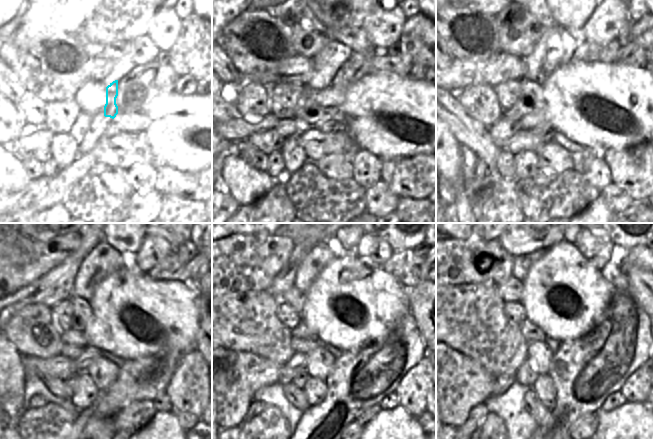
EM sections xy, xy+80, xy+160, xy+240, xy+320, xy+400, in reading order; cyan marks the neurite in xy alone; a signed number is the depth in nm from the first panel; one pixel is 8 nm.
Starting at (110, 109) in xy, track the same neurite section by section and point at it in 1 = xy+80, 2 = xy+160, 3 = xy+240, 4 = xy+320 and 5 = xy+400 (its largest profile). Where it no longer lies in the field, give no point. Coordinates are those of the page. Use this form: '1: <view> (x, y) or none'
1: xy+80 (358, 65)
2: xy+160 (589, 52)
3: xy+240 (172, 268)
4: xy+320 (410, 269)
5: xy+400 (639, 257)

